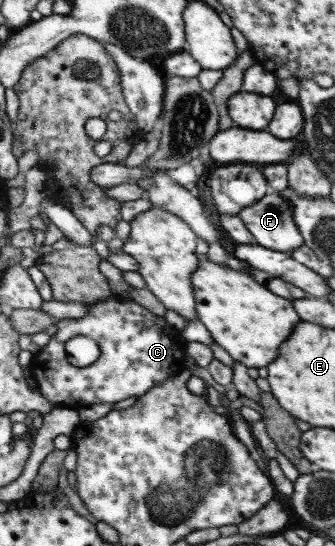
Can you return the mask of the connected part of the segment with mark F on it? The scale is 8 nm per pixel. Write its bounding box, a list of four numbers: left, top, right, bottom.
[236,191,303,252]

